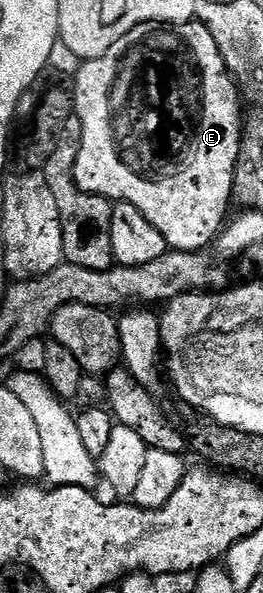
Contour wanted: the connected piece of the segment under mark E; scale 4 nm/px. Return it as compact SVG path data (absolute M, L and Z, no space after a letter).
M198 20L190 22L146 22L133 32L121 36L109 52L105 52L100 58L89 58L82 63L79 73L73 78L73 93L75 96L75 114L81 120L83 139L81 140L81 152L77 156L75 165L75 179L77 184L85 192L100 194L102 198L110 198L112 203L128 202L133 204L165 236L168 247L171 250L193 250L203 252L207 245L218 239L225 223L228 221L227 209L233 206L233 191L235 188L235 165L239 159L239 149L243 143L244 115L241 113L241 95L239 87L231 73L227 71L227 62L221 56L217 48L217 40Z

